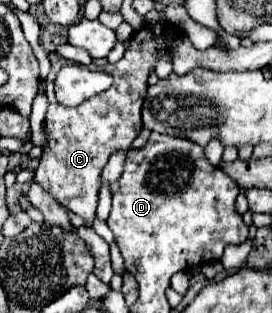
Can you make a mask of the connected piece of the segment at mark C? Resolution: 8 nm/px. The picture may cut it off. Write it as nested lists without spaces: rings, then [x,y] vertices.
[[[144,24],[138,32],[130,38],[130,48],[126,50],[124,58],[116,64],[110,64],[110,72],[114,76],[112,88],[106,92],[82,102],[76,108],[66,108],[58,104],[54,98],[54,78],[60,72],[62,66],[70,64],[66,58],[62,58],[56,52],[50,52],[50,72],[46,76],[46,94],[50,100],[50,108],[46,112],[44,130],[48,136],[48,146],[44,148],[44,154],[40,158],[40,166],[36,168],[36,182],[40,186],[50,188],[50,194],[54,198],[60,198],[60,202],[74,214],[92,220],[96,214],[98,204],[98,188],[100,188],[100,176],[102,168],[106,166],[108,158],[118,150],[128,150],[132,140],[142,130],[143,123],[141,109],[148,90],[148,76],[156,68],[156,62],[160,60],[160,54],[166,52],[172,56],[174,40],[180,36],[180,30],[172,24],[166,24],[162,30],[162,36],[156,36],[150,24]]]

